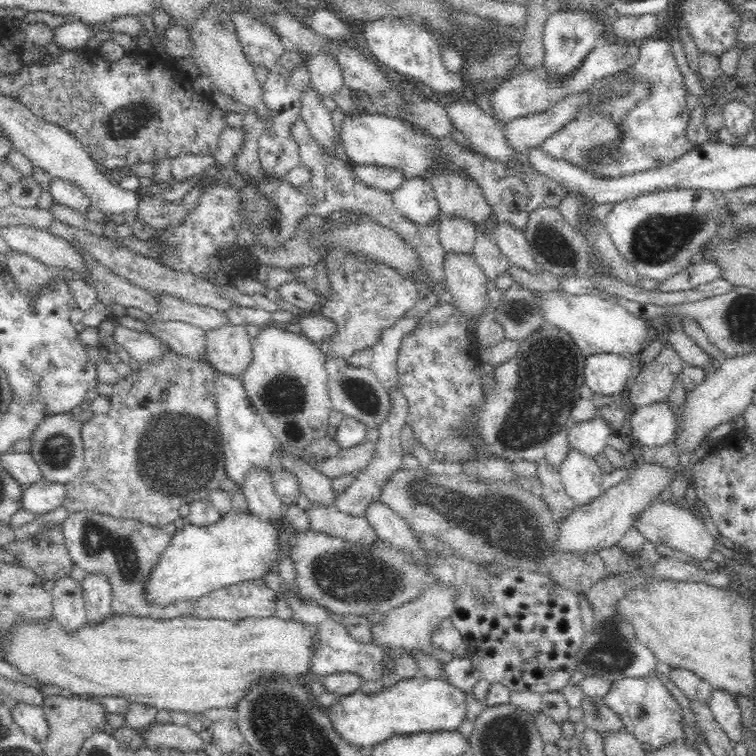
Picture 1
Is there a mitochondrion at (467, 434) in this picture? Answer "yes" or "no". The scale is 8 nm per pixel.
no

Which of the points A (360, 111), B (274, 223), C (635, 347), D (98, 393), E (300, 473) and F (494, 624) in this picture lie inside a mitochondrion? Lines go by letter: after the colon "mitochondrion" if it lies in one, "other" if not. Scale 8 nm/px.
A: other
B: other
C: other
D: other
E: other
F: other

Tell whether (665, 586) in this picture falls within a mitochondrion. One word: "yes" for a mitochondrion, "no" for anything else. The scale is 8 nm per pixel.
no

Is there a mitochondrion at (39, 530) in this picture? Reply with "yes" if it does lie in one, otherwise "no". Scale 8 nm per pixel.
no

